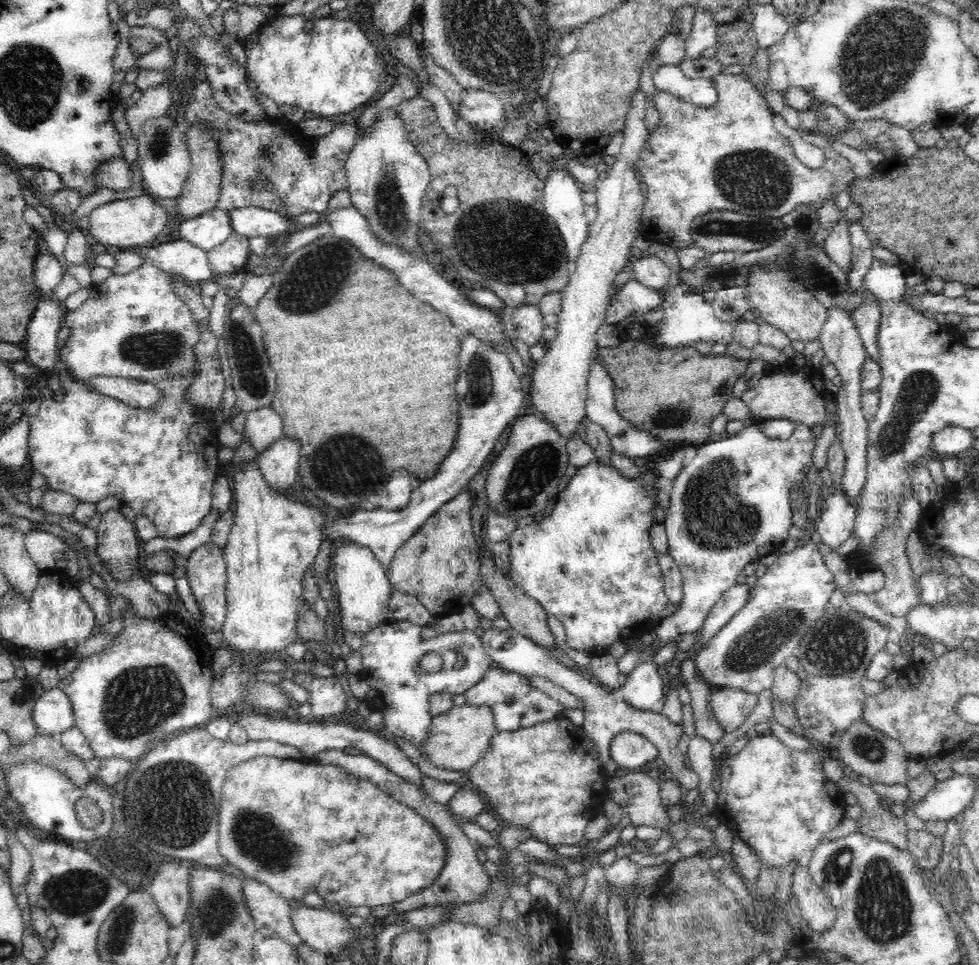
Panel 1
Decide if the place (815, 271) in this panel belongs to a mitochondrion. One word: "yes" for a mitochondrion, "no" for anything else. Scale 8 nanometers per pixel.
yes

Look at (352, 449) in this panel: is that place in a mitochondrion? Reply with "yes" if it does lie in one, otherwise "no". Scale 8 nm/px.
yes

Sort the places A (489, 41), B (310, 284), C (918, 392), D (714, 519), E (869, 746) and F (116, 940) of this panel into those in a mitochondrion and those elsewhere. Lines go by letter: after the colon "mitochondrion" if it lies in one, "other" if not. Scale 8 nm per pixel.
A: mitochondrion
B: mitochondrion
C: mitochondrion
D: mitochondrion
E: mitochondrion
F: mitochondrion

